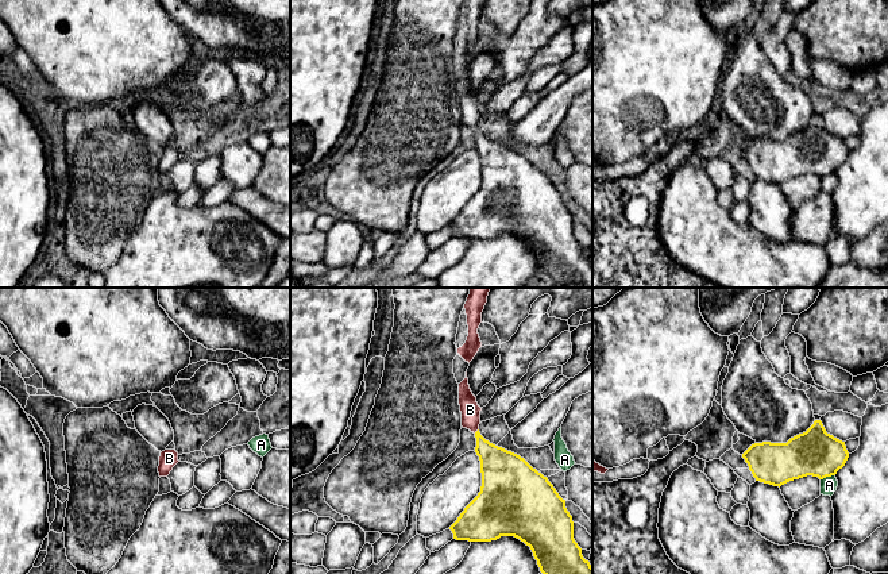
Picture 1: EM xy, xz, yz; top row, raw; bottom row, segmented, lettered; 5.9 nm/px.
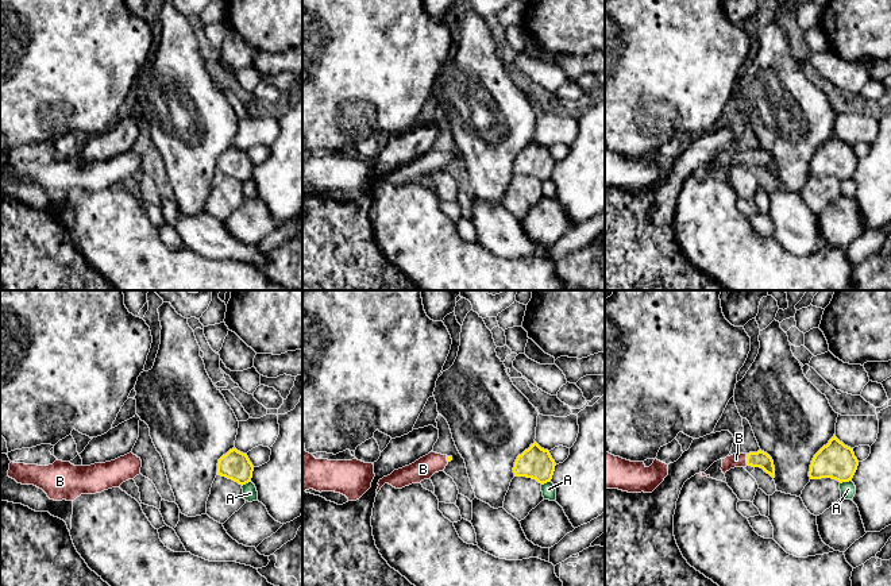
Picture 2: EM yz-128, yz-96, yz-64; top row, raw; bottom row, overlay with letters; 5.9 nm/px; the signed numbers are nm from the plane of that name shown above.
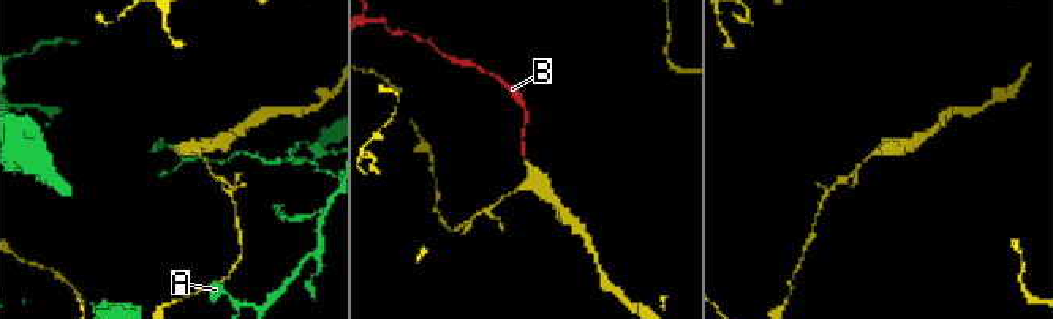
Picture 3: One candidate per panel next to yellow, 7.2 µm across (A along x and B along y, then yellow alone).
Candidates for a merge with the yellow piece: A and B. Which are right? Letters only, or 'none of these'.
B

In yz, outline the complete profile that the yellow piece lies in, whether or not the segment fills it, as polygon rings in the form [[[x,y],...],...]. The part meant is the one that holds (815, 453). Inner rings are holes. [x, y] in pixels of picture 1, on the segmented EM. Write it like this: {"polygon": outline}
{"polygon": [[[822,421],[787,443],[754,443],[742,458],[756,481],[781,486],[807,475],[823,479],[835,475],[849,458],[845,442],[827,434]]]}

